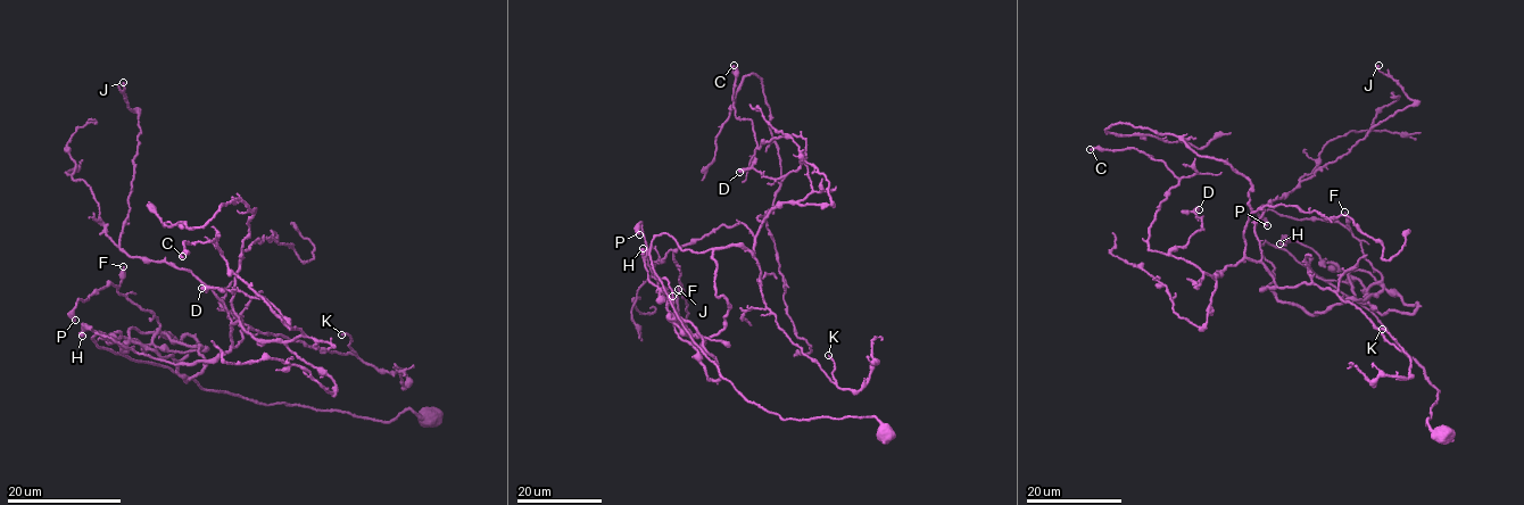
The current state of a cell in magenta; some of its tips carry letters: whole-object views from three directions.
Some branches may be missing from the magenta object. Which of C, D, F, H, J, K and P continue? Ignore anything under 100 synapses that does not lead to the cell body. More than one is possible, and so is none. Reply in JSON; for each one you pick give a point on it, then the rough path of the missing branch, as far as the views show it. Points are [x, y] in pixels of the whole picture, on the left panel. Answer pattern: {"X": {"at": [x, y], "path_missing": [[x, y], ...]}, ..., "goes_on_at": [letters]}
{"goes_on_at": []}

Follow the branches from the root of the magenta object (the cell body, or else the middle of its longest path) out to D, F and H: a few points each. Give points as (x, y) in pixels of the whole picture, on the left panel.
D: (425, 413), (266, 405), (91, 339), (192, 364), (228, 352), (239, 321), (303, 334), (265, 299), (201, 288)
F: (425, 413), (266, 405), (99, 347), (106, 334), (187, 381), (204, 366), (118, 292), (123, 266)
H: (425, 413), (377, 422), (266, 405), (91, 338), (170, 361), (187, 381), (200, 347), (132, 326), (82, 336)

